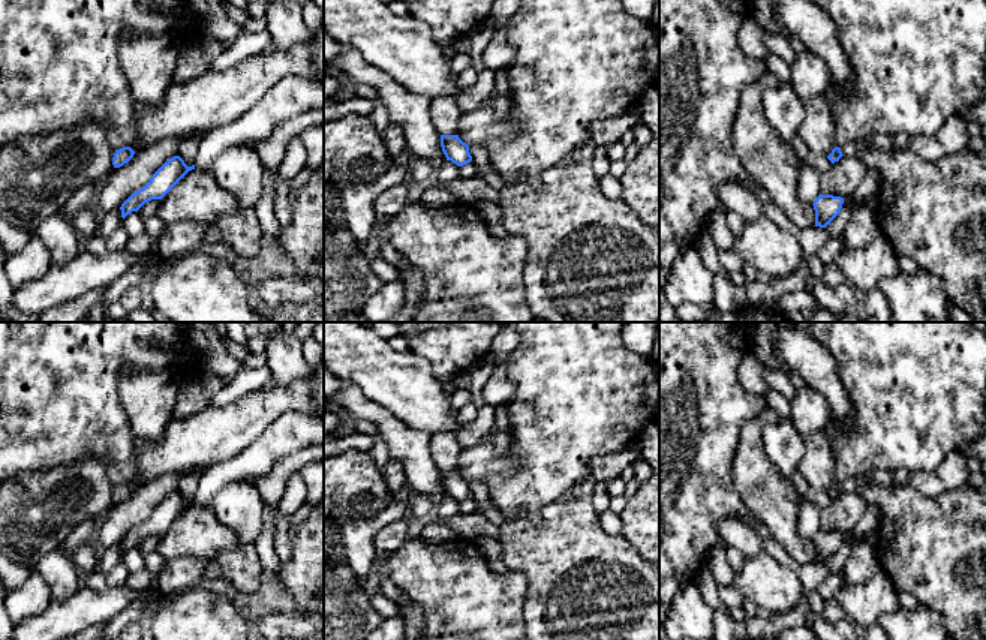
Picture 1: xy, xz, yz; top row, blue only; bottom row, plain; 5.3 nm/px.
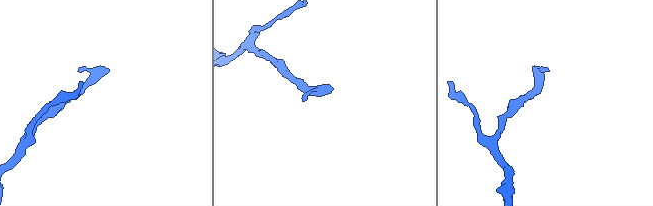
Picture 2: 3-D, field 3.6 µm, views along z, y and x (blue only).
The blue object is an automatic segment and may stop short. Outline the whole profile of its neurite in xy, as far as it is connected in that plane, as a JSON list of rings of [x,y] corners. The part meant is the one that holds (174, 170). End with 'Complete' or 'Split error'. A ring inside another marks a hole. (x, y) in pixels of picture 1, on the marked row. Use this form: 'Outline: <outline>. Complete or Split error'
Outline: [[[180,156],[171,157],[153,174],[142,189],[132,193],[121,204],[121,217],[124,219],[132,211],[138,211],[151,199],[162,199],[192,169],[195,169],[195,165],[187,166]]]. Complete

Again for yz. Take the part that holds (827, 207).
Outline: [[[818,195],[814,201],[815,226],[826,228],[841,211],[844,198],[833,195]]]. Complete

